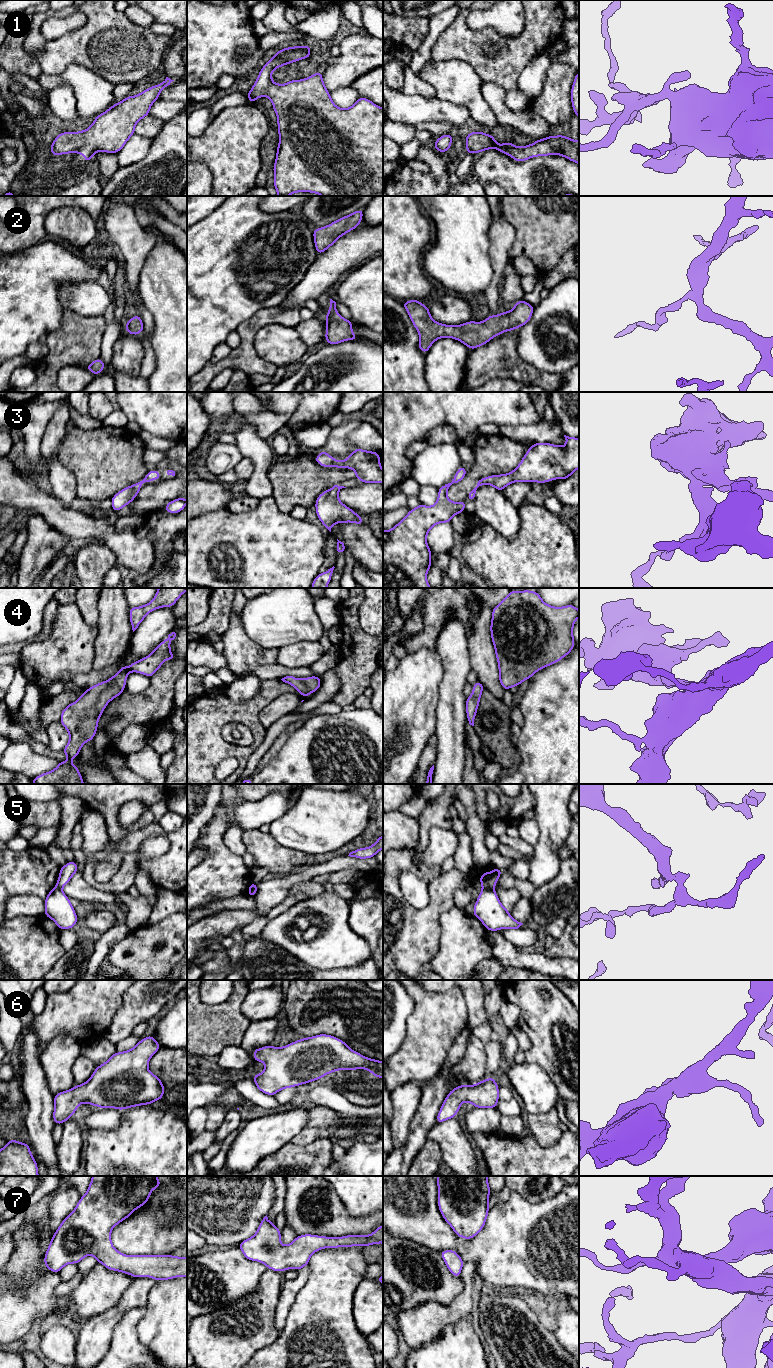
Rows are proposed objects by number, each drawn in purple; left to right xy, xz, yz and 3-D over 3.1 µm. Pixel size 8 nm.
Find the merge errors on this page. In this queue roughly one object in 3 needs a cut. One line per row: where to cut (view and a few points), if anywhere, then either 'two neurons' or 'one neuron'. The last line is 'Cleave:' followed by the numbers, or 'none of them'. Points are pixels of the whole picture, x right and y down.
1: no cut; one neuron
2: no cut; one neuron
3: no cut; one neuron
4: no cut; one neuron
5: cut in yz along (483, 887), (492, 889); two neurons
6: no cut; one neuron
7: no cut; one neuron
Cleave: 5

